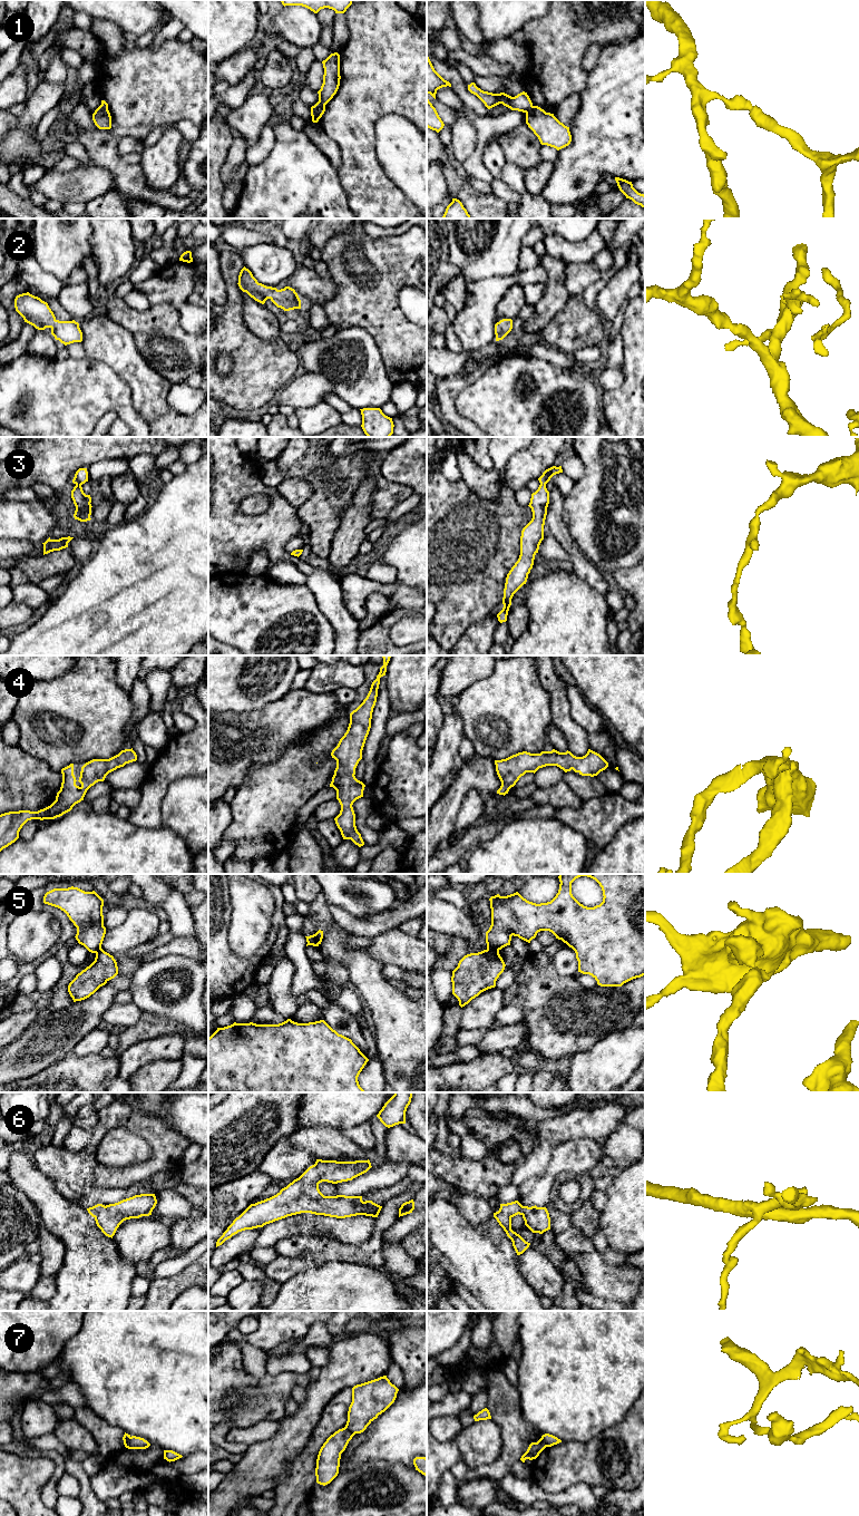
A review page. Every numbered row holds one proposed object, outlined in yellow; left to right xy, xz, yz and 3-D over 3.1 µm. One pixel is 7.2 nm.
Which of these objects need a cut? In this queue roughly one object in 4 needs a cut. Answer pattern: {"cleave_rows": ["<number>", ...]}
{"cleave_rows": ["1", "5", "7"]}

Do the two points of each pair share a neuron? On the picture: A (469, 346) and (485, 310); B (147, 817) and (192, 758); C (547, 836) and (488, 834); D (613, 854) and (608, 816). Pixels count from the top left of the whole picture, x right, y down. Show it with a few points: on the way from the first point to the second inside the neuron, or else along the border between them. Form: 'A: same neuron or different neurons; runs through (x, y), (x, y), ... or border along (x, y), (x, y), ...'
A: same neuron; runs through (472, 337), (477, 319)
B: same neuron; runs through (150, 800), (153, 789), (175, 767)
C: different neurons; border along (513, 820), (495, 836), (481, 842), (476, 847)
D: different neurons; border along (628, 820), (601, 849)

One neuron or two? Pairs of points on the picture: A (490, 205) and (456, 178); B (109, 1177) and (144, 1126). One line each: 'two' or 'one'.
A: one
B: one

